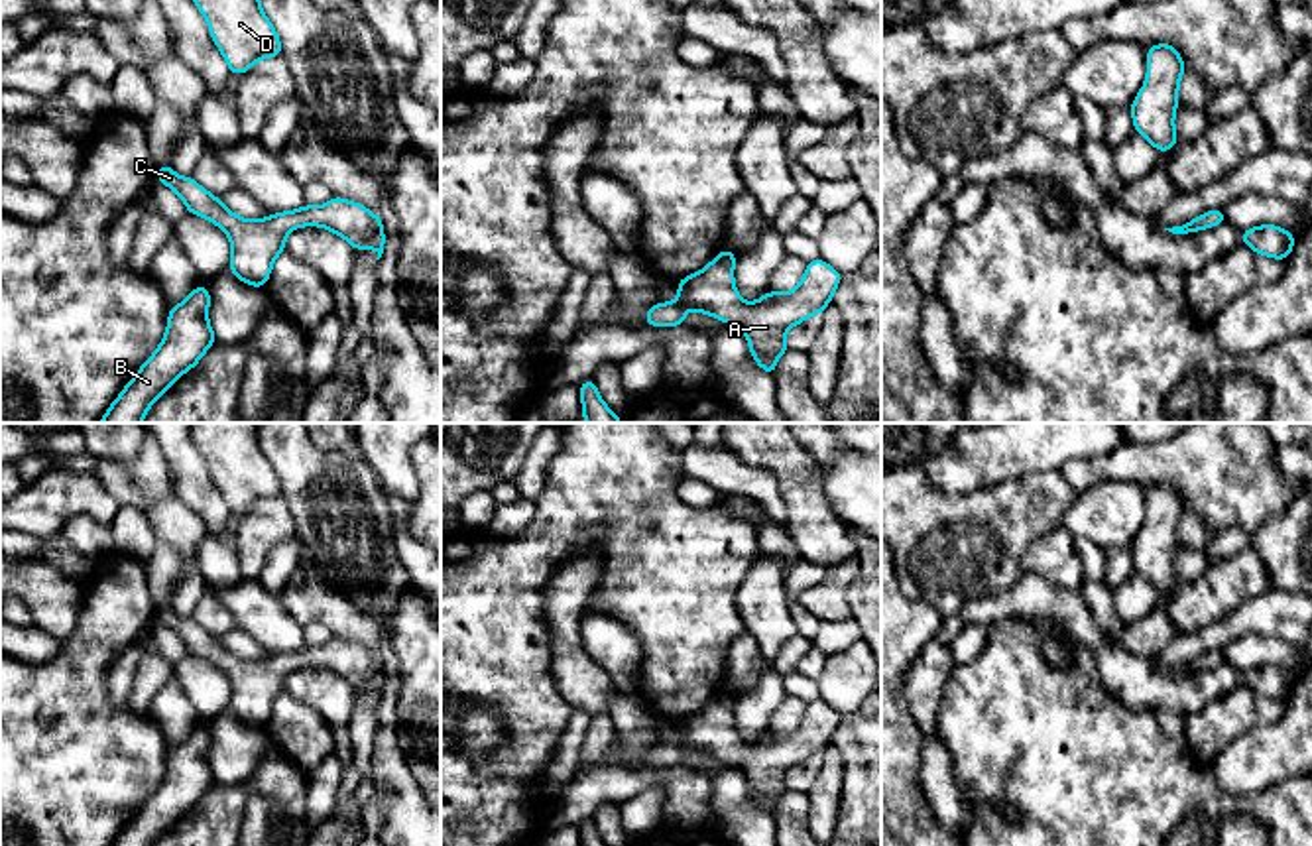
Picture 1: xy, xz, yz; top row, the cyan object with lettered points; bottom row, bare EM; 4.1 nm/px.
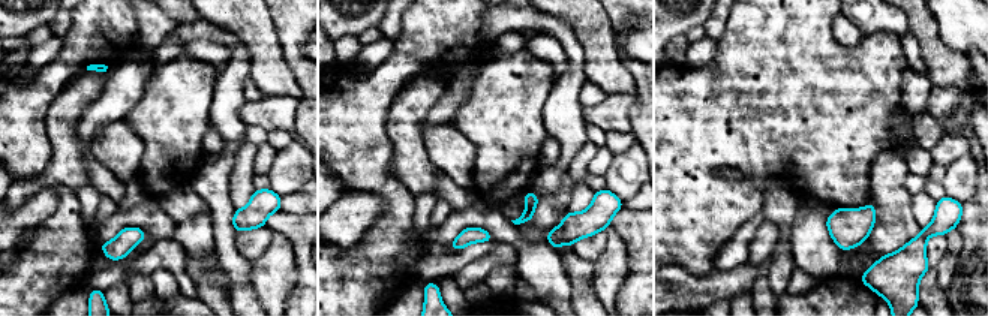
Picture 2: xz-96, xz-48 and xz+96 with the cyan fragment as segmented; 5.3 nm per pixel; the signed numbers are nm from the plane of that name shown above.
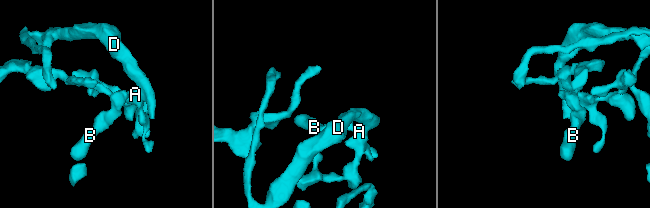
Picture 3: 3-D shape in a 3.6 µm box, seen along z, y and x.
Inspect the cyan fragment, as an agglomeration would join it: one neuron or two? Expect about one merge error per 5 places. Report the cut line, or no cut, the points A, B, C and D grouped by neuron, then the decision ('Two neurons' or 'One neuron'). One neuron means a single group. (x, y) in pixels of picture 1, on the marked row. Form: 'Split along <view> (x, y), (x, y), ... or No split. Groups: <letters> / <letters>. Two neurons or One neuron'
No split. Groups: A B C D. One neuron

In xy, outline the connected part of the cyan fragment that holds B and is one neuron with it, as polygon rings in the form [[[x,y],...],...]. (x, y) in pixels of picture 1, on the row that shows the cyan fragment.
[[[197,285],[185,301],[169,309],[161,344],[126,384],[100,423],[142,423],[151,403],[199,364],[216,342],[207,317],[209,305],[209,289]]]

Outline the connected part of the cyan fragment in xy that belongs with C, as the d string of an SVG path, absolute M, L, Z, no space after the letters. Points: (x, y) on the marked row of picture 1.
M169 163L157 169L155 179L183 199L187 212L203 216L226 232L232 244L228 270L254 287L266 287L275 258L285 250L285 236L297 226L328 228L354 250L374 248L376 260L384 254L382 216L354 201L332 197L323 207L303 205L295 212L285 211L268 218L246 220L205 191L193 175L179 177Z

